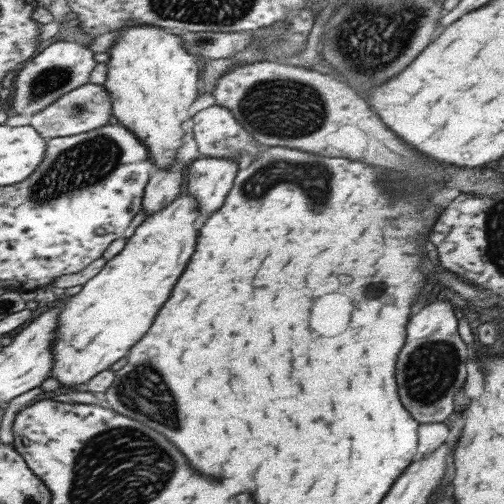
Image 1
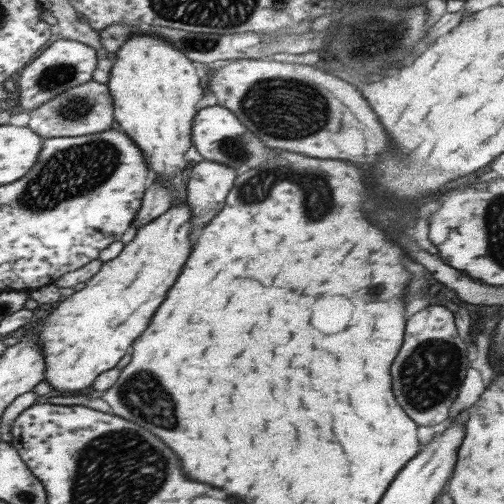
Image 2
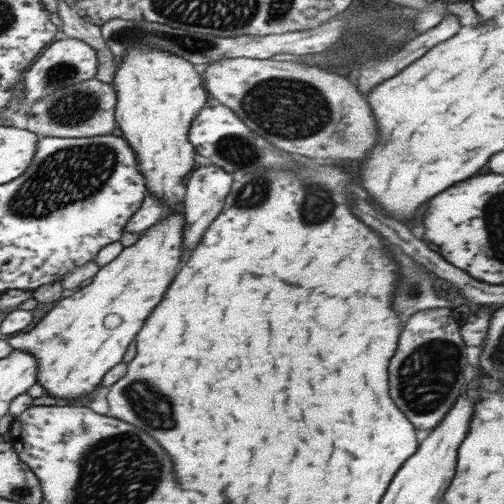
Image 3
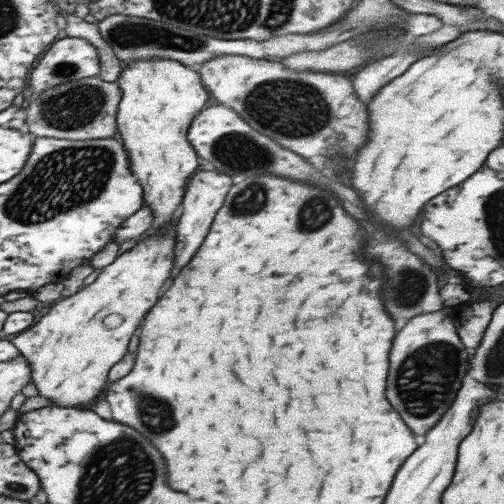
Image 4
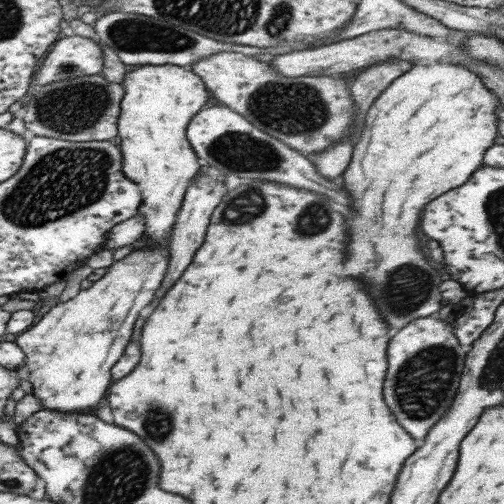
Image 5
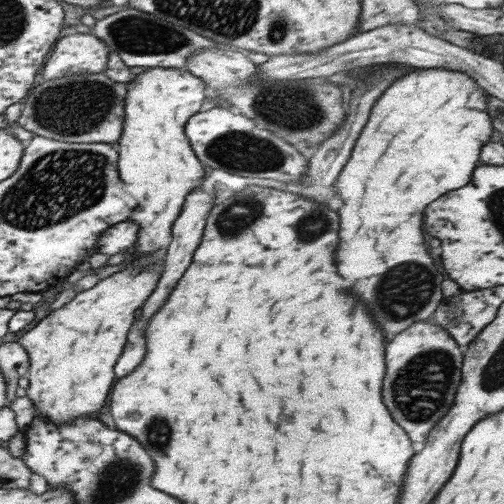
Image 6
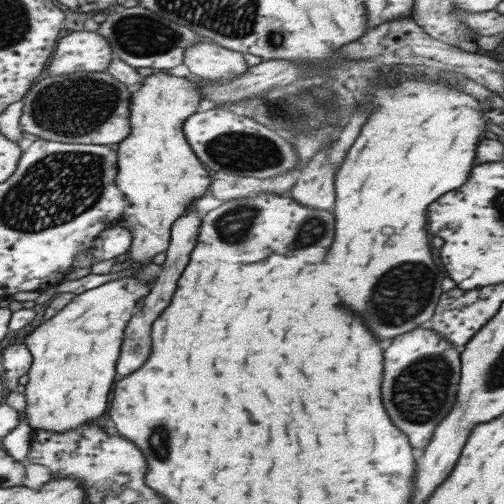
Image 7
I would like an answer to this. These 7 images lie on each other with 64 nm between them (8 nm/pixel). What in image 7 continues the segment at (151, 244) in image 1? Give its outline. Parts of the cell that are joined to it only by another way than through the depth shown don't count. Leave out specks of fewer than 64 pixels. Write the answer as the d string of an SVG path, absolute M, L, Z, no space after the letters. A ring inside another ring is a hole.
M119 278L77 294L47 322L41 322L23 344L31 352L31 368L25 386L25 416L33 430L63 434L75 426L97 420L107 408L107 396L115 382L115 366L123 344L131 308L149 292L149 280Z

